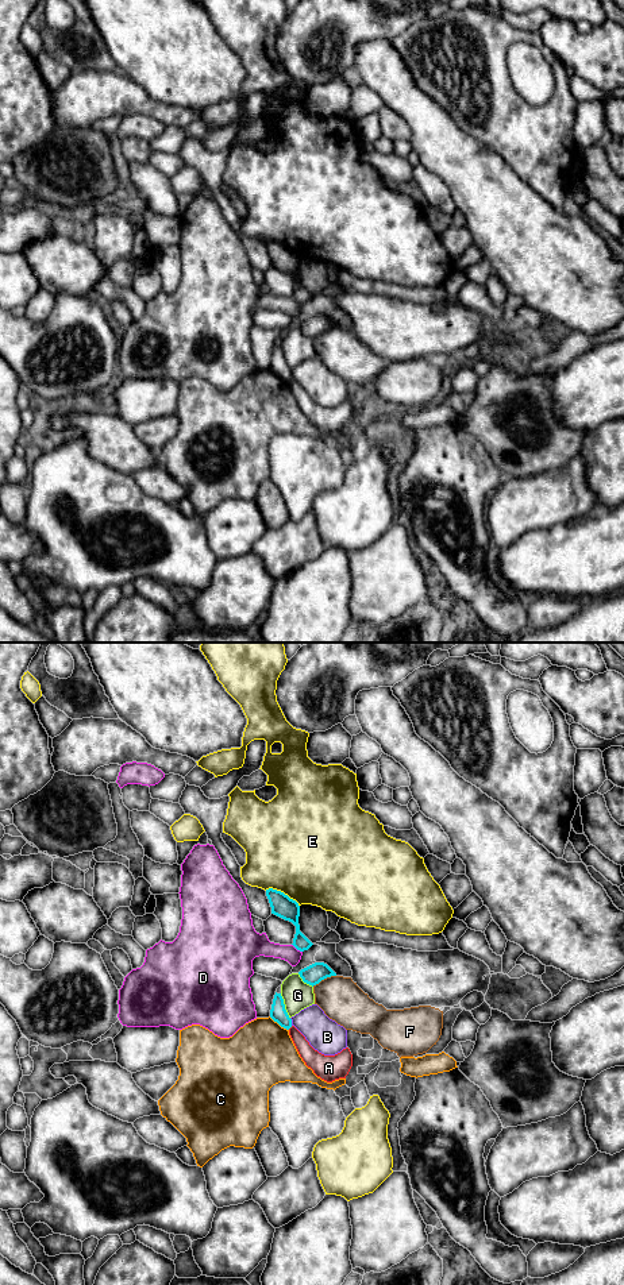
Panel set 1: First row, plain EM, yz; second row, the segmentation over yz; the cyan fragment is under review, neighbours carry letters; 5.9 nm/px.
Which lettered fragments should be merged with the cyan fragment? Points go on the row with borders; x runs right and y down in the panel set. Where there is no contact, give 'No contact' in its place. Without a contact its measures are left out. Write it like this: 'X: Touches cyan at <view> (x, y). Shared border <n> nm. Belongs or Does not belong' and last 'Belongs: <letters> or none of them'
A: Touches cyan at yz (289, 1027). Shared border 40 nm. Does not belong
B: Touches cyan at yz (291, 1022). Shared border 50 nm. Does not belong
C: Touches cyan at yz (278, 1023). Shared border 150 nm. Does not belong
D: Touches cyan at yz (297, 949). Shared border 80 nm. Does not belong
E: Touches cyan at yz (282, 892). Shared border 220 nm. Does not belong
F: Touches cyan at yz (323, 979). Shared border 160 nm. Does not belong
G: Touches cyan at yz (284, 1006). Shared border 160 nm. Does not belong
Belongs: none of them

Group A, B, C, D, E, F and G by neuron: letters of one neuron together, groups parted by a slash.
A / B / C / D / E / F / G

